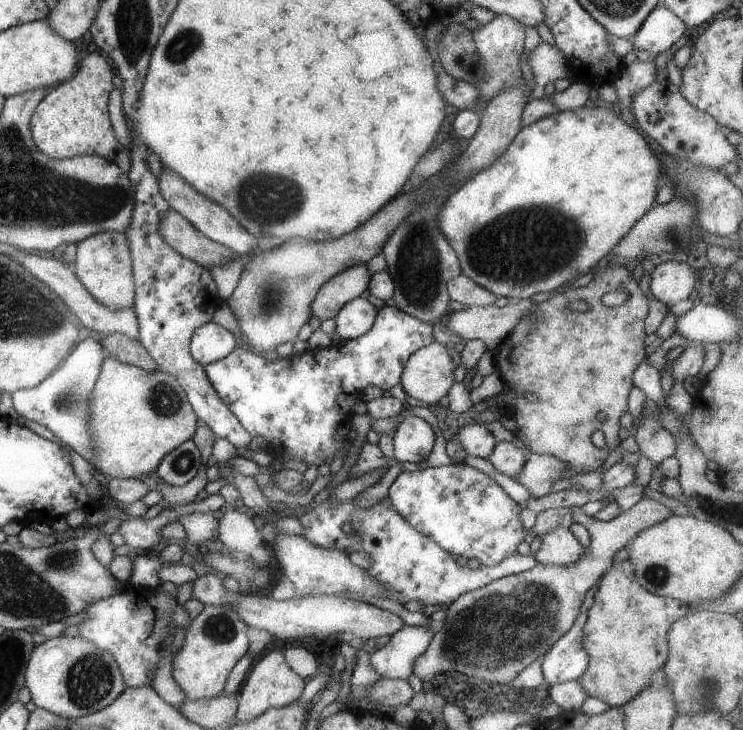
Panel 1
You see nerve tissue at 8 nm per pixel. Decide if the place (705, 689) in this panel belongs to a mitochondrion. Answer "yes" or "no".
yes

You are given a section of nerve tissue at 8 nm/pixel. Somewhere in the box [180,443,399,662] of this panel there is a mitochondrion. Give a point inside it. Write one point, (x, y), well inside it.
(220, 628)

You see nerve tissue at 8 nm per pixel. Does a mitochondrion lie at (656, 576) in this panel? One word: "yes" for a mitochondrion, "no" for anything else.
yes

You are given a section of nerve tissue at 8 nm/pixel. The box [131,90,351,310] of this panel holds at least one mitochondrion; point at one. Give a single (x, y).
(271, 201)

